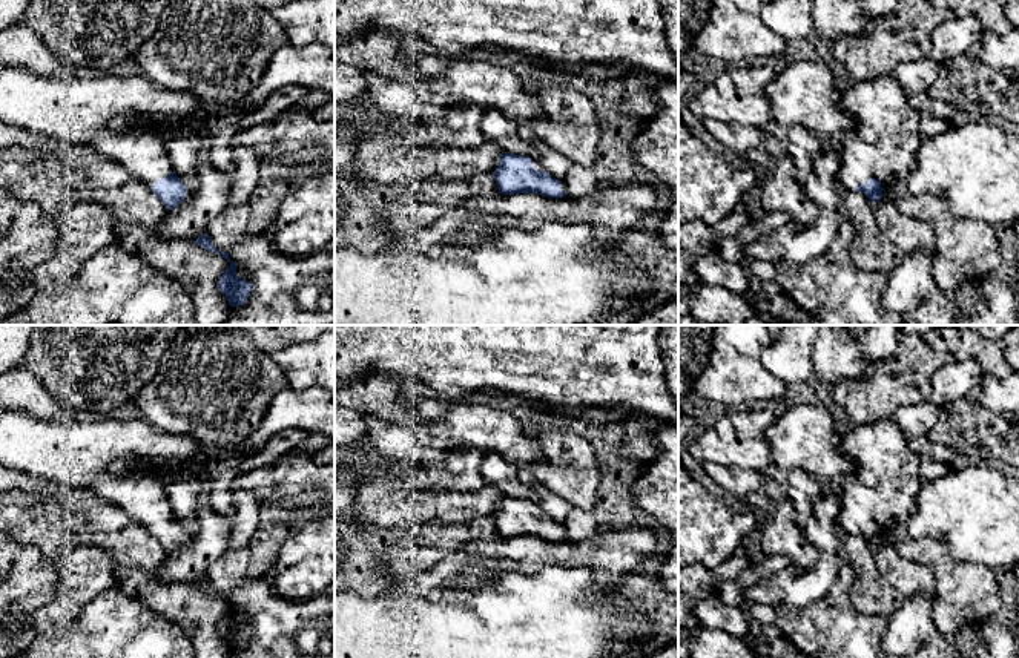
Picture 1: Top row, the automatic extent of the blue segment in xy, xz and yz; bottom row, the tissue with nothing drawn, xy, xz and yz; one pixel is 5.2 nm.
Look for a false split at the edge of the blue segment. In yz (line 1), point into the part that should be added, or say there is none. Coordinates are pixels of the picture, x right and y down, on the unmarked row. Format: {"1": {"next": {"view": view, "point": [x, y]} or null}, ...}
{"1": {"next": {"view": "yz", "point": [884, 486]}}}

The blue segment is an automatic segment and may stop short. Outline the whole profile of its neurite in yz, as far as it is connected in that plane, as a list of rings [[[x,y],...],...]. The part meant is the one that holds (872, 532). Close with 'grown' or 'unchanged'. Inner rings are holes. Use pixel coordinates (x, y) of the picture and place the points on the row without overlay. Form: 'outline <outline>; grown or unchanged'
outline [[[893,419],[869,425],[853,425],[841,436],[844,452],[852,459],[855,472],[841,486],[841,512],[838,523],[847,534],[864,537],[875,549],[885,531],[905,521],[916,512],[916,498],[922,482],[919,457]]]; grown

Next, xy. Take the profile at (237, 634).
outline [[[207,577],[198,580],[193,586],[207,595],[221,598],[230,606],[230,609],[223,615],[218,632],[226,640],[230,650],[242,649],[252,637],[252,629],[246,623],[239,623],[236,618],[236,606],[229,601],[229,597],[219,597],[210,586]]]; unchanged

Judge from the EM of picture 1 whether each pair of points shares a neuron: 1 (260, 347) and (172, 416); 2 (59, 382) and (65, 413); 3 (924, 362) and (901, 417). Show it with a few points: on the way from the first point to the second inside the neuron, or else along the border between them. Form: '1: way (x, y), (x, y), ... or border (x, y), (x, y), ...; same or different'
1: way (238, 352), (194, 394); same
2: border (57, 407), (74, 407), (79, 411); different
3: border (927, 399), (903, 405), (890, 417); different

